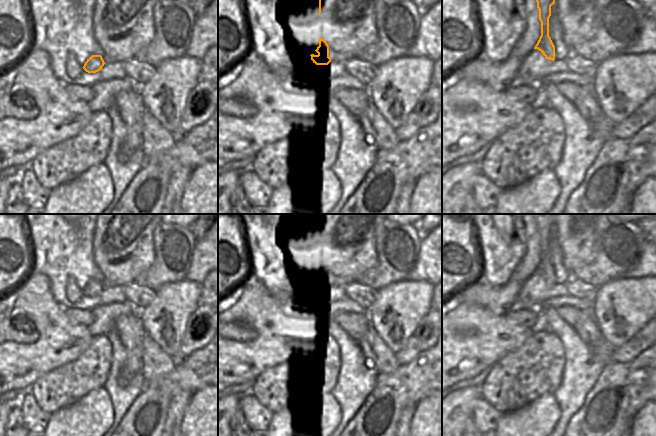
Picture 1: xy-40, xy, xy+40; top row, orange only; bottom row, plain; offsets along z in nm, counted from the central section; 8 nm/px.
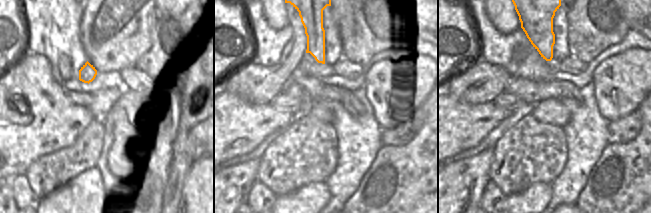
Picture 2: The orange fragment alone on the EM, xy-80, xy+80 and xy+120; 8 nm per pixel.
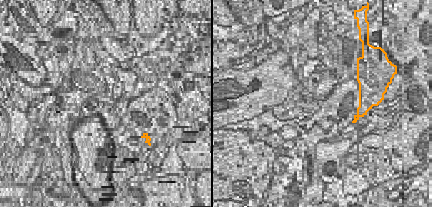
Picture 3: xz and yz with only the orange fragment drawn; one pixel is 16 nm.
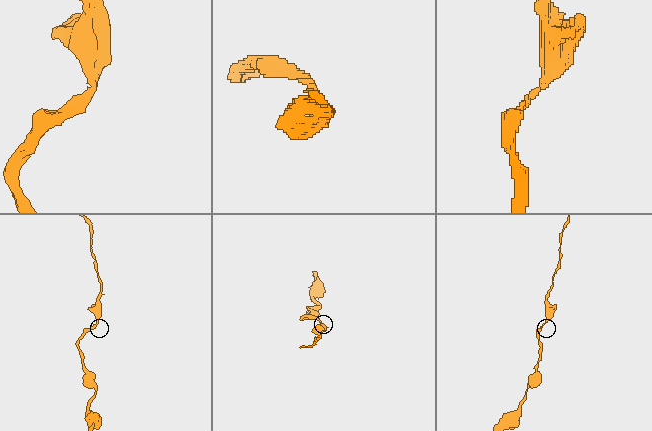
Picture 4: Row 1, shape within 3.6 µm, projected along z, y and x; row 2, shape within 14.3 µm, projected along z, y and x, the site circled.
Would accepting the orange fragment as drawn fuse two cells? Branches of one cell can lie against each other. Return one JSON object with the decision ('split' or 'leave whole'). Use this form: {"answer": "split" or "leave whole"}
{"answer": "leave whole"}

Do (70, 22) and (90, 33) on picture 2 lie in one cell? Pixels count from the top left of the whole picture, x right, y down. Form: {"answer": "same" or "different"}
{"answer": "different"}

